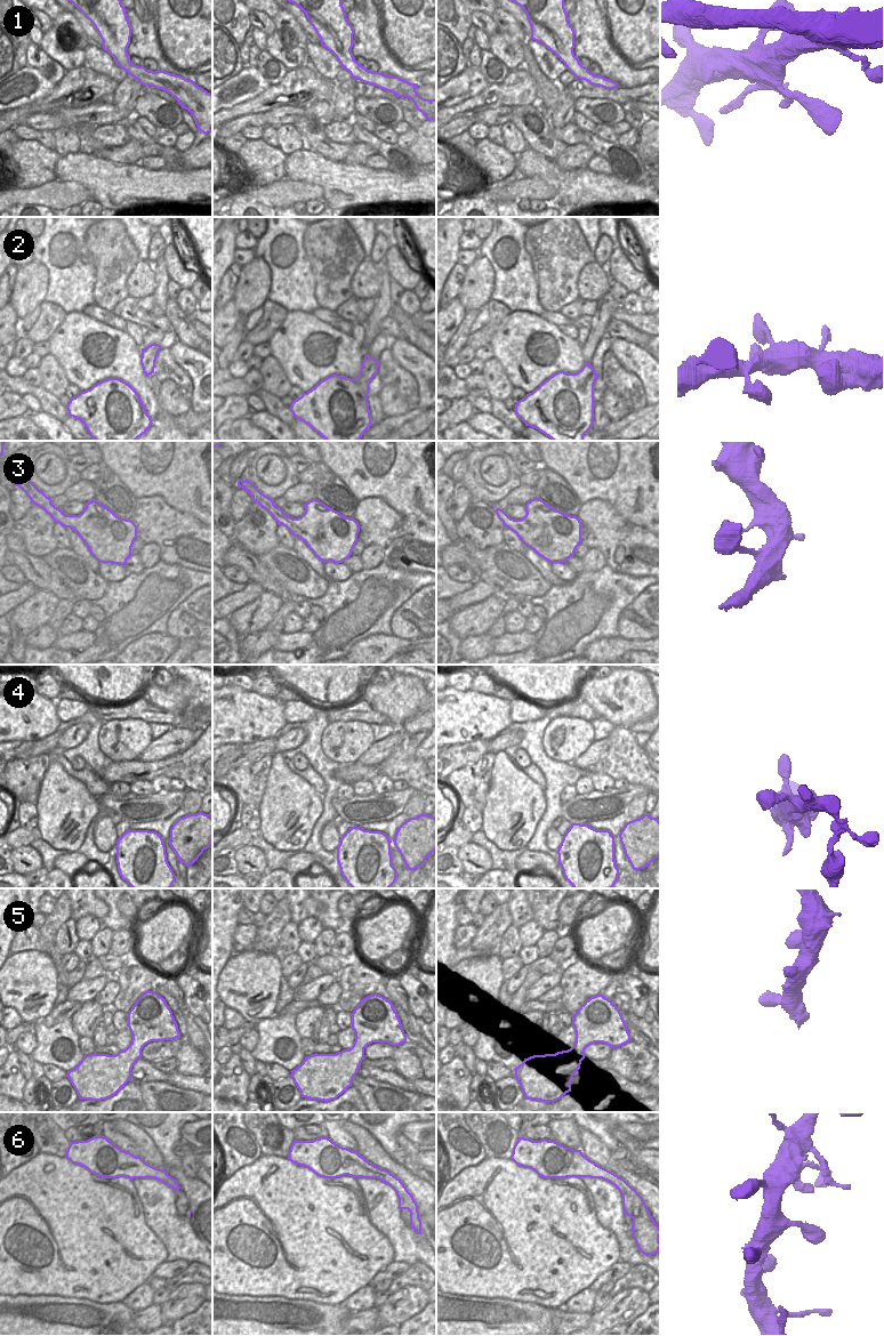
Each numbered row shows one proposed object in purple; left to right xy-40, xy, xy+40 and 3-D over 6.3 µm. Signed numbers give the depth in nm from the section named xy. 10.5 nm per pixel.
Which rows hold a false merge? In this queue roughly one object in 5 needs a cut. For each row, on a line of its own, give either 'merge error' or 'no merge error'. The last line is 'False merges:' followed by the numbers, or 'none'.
1: no merge error
2: no merge error
3: no merge error
4: no merge error
5: no merge error
6: no merge error
False merges: none

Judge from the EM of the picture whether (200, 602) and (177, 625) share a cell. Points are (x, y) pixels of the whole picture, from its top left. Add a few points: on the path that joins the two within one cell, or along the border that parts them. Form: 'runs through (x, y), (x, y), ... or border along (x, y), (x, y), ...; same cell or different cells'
runs through (192, 605), (184, 608), (177, 617); same cell

